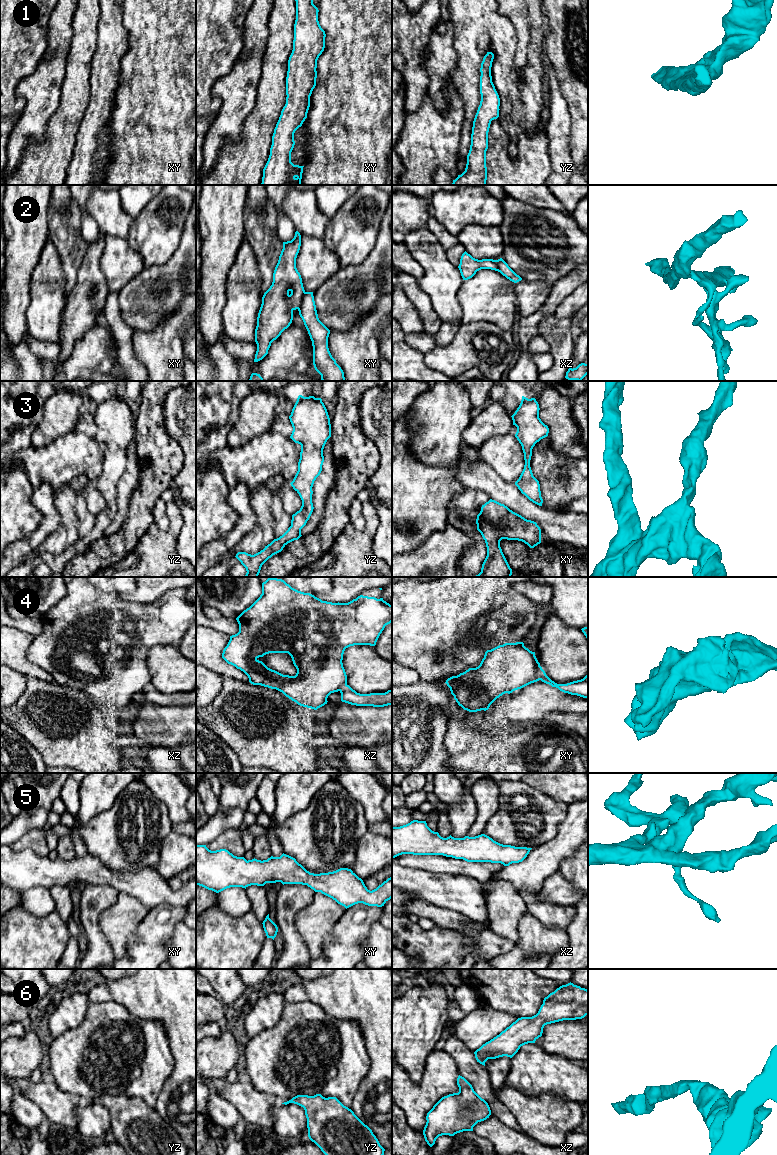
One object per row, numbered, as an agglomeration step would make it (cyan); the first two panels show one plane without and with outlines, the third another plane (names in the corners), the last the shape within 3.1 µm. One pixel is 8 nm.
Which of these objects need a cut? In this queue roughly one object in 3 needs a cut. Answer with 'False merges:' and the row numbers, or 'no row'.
False merges: 2, 4

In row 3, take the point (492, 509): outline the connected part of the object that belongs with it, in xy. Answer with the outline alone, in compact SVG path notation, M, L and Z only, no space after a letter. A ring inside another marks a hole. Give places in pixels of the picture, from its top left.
M490 499L481 507L476 519L477 530L481 533L487 547L487 556L482 564L481 572L475 577L511 577L510 568L500 547L502 539L518 540L534 548L541 543L541 529L536 522L527 520L513 512L504 504Z

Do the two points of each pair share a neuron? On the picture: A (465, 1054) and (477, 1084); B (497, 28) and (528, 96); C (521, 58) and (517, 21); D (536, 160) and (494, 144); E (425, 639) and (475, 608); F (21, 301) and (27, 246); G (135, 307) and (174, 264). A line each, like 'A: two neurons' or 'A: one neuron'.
A: one neuron
B: two neurons
C: one neuron
D: one neuron
E: one neuron
F: one neuron
G: one neuron

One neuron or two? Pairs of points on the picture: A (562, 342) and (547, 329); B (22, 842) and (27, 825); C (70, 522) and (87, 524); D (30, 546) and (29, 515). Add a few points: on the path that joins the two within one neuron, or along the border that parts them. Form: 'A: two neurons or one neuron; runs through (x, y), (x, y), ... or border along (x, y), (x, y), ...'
A: one neuron; runs through (558, 338), (551, 331)
B: two neurons; border along (43, 826), (30, 829), (10, 844)
C: two neurons; border along (76, 500), (79, 538)
D: two neurons; border along (39, 512), (38, 525), (10, 545)

